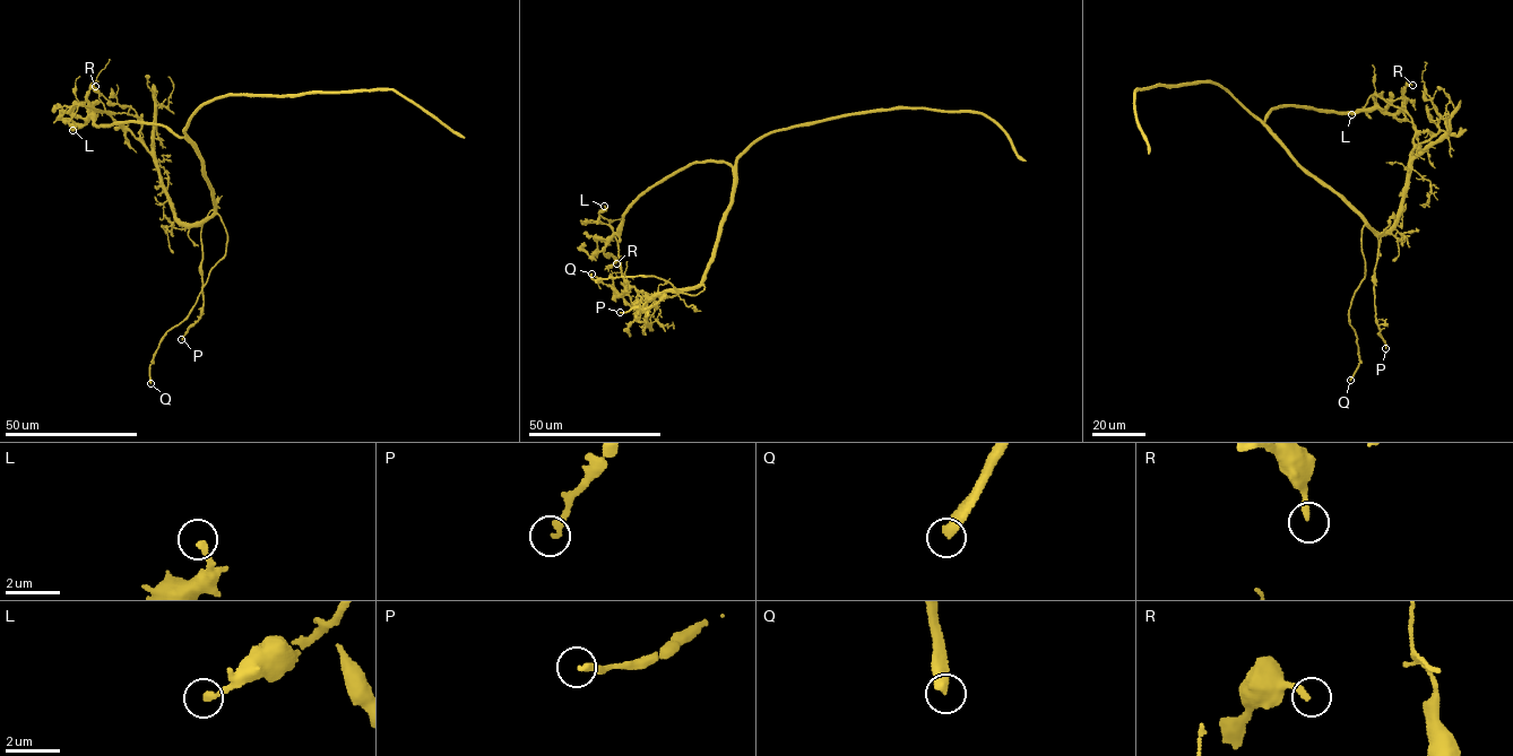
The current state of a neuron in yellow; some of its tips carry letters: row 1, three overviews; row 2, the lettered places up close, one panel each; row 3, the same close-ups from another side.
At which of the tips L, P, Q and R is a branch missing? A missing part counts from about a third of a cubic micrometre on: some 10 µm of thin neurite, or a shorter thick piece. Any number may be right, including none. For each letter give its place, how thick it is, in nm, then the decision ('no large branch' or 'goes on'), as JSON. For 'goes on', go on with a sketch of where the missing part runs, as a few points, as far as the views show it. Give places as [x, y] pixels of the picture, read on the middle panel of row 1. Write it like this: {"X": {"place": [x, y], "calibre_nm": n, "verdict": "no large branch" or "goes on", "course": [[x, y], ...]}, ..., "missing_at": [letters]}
{"L": {"place": [604, 206], "calibre_nm": 190, "verdict": "no large branch"}, "P": {"place": [620, 312], "calibre_nm": 240, "verdict": "no large branch"}, "Q": {"place": [591, 274], "calibre_nm": 440, "verdict": "goes on"}, "R": {"place": [616, 263], "calibre_nm": 220, "verdict": "no large branch"}, "missing_at": ["Q"]}

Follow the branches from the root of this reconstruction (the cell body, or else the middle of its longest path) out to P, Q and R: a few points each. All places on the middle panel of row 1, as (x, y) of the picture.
P: (734, 187), (715, 255), (702, 280), (648, 307), (620, 312)
Q: (734, 187), (715, 255), (700, 284), (703, 289), (697, 295), (681, 293), (653, 276), (595, 280), (591, 274)
R: (734, 187), (731, 166), (718, 161), (693, 162), (657, 181), (631, 205), (605, 248), (605, 254), (616, 263)

